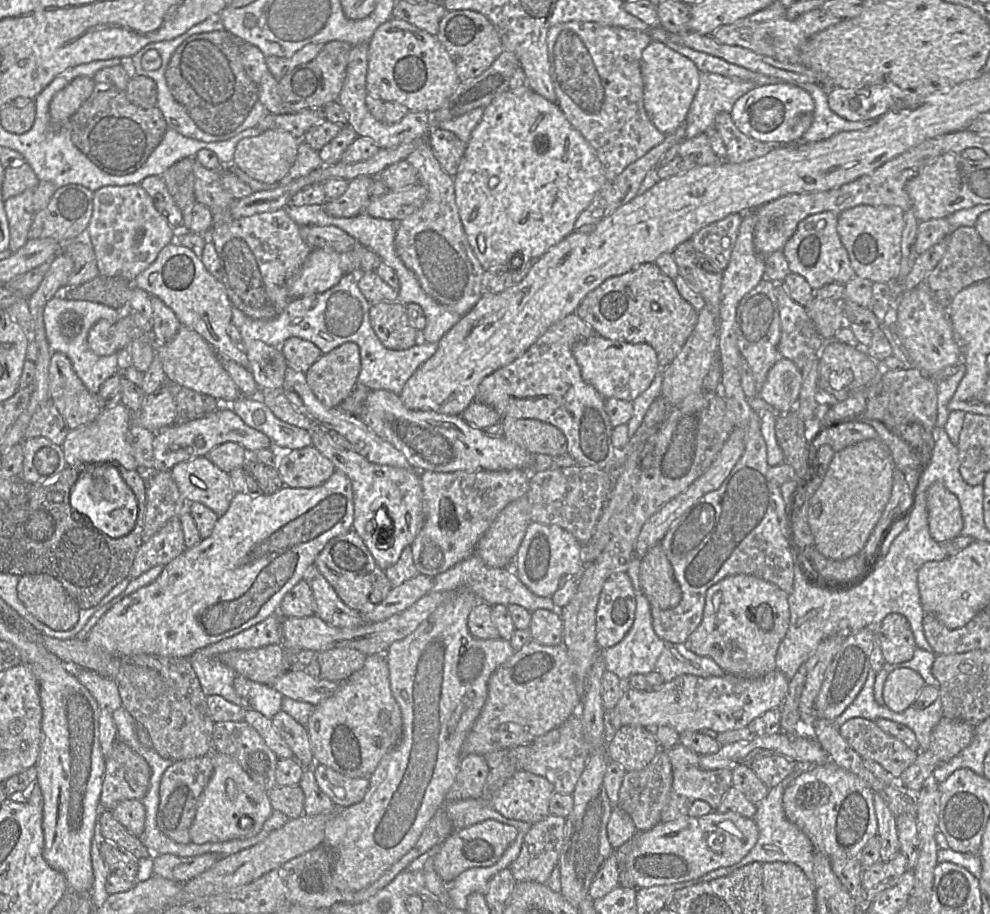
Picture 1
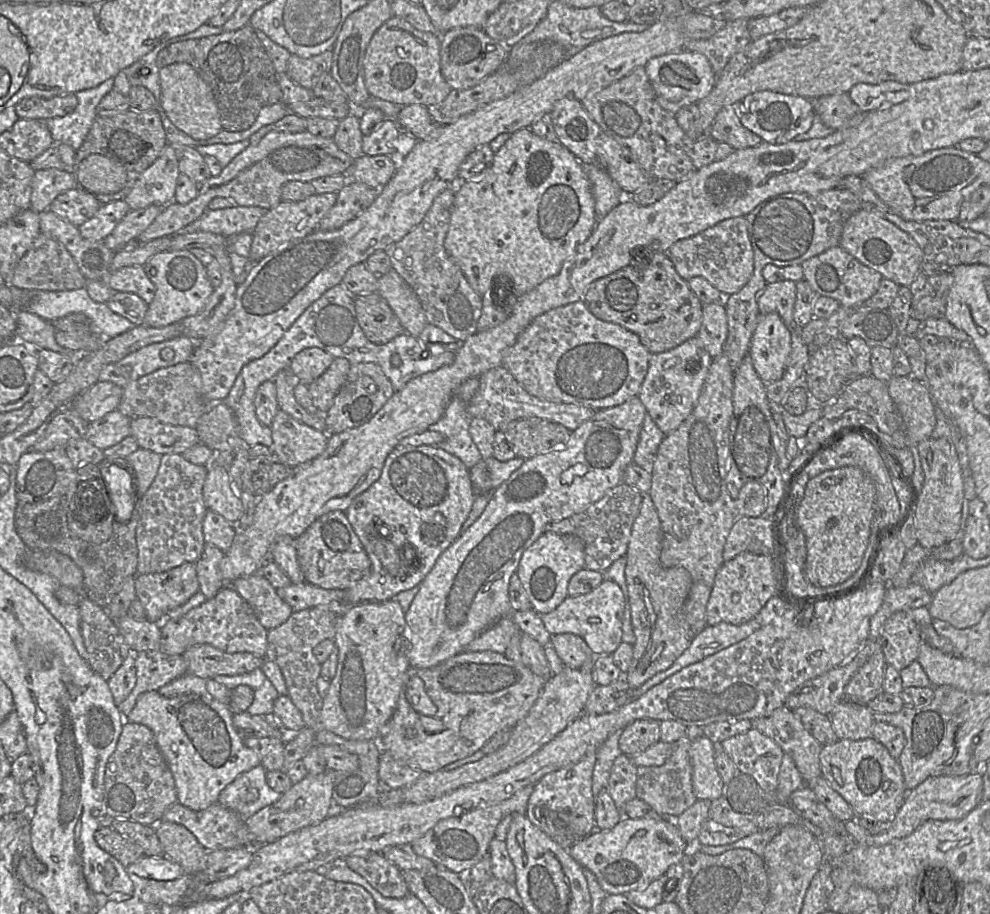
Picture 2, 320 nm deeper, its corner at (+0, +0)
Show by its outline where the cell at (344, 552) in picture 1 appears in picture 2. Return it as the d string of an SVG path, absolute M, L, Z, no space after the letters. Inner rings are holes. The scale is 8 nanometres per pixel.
M332 511L316 519L294 540L294 545L305 580L312 585L346 591L370 574L371 561L343 511Z

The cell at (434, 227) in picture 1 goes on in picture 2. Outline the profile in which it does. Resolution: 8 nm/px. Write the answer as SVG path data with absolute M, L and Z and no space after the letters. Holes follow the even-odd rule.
M455 188L442 191L434 199L424 219L400 241L384 251L388 254L393 269L418 296L428 323L457 340L465 341L478 331L478 320L482 314L482 296L472 289L461 268L444 246L455 194Z

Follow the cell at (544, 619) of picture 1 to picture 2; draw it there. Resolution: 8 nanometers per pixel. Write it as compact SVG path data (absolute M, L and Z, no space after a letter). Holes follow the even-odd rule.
M572 633L553 635L550 645L555 649L565 667L571 669L581 668L586 662L591 662L595 658L583 638Z

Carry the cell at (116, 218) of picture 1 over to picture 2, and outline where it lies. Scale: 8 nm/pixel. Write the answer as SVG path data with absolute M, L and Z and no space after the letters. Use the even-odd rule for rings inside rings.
M167 145L160 157L139 176L124 201L131 211L151 205L166 206L174 201L179 175L179 151Z

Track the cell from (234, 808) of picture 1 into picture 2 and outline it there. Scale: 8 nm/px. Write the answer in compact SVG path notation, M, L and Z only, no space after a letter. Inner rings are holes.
M158 691L141 694L126 721L148 727L170 769L178 802L200 811L218 801L219 795L243 772L261 765L261 759L244 745L233 725L234 712L229 705L211 696L191 693L166 698Z

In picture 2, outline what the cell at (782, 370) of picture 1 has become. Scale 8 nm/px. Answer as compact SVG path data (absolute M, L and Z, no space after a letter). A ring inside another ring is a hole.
M776 312L761 315L753 332L749 356L764 383L782 378L791 352L791 327Z

